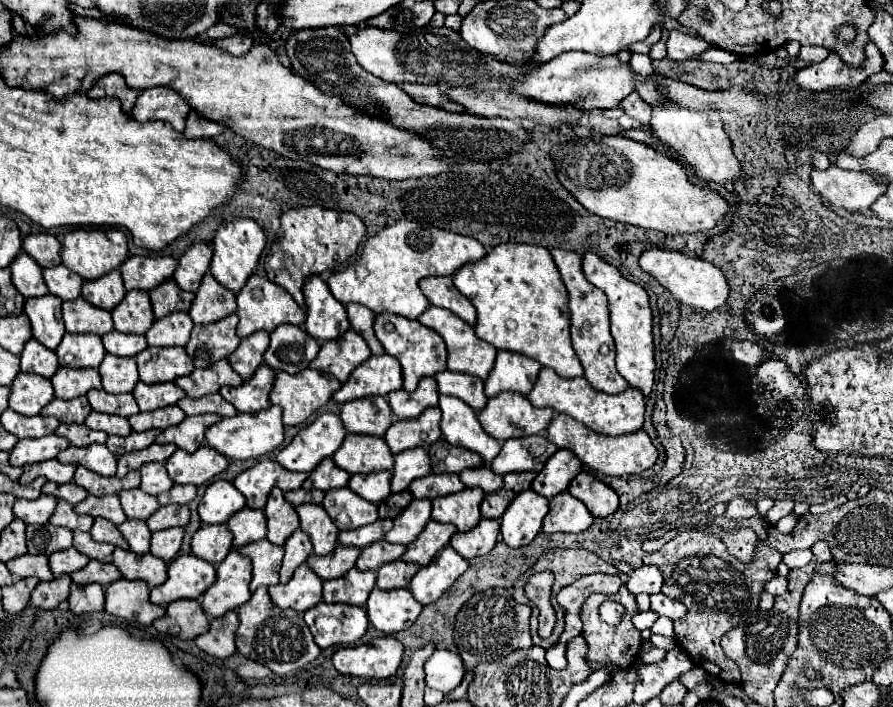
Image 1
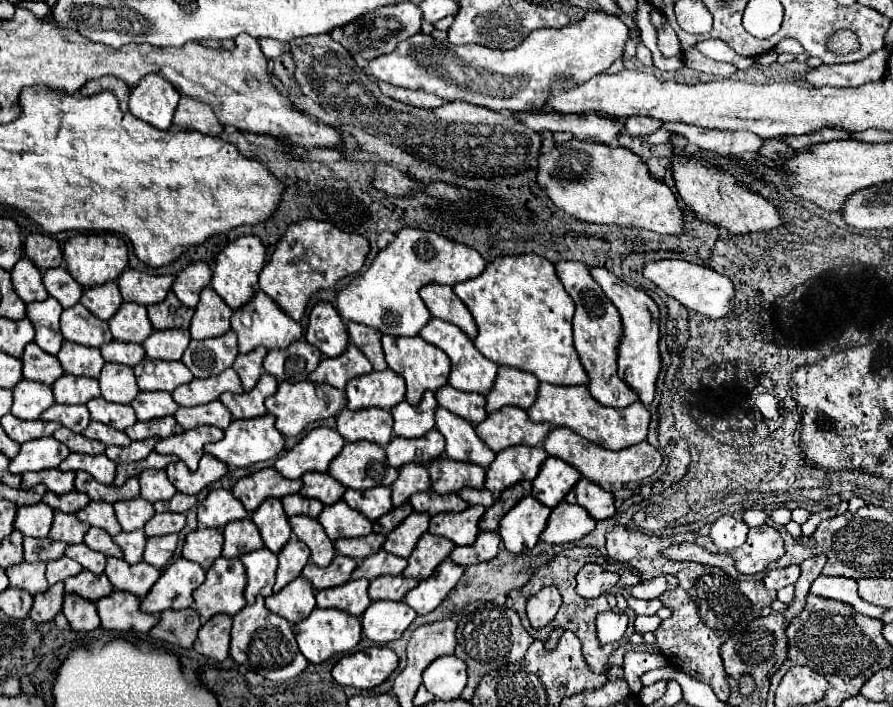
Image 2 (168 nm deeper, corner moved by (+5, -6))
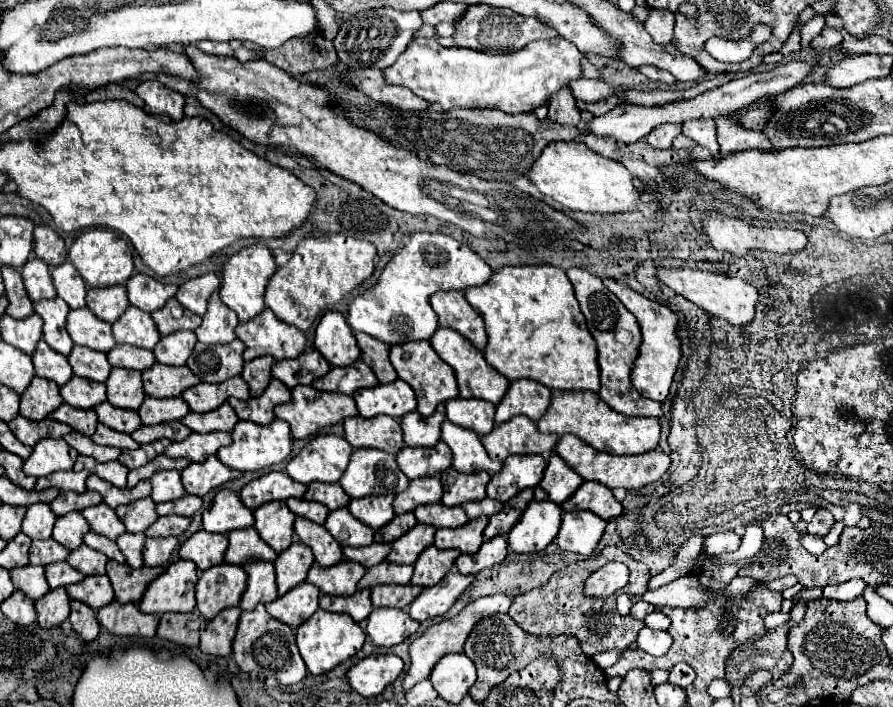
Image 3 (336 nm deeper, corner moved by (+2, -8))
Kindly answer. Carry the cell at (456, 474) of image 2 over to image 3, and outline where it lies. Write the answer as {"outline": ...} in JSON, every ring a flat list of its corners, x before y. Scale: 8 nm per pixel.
{"outline":[[449,467,441,473,443,483,443,505,461,505,465,501,477,501,485,499,485,485,489,483,489,475,485,471,477,473,459,473,457,469]]}

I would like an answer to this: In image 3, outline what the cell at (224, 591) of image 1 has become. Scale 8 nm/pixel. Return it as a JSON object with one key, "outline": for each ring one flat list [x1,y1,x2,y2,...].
{"outline":[[221,563,205,569,195,585,199,613,209,621,227,607,237,607,247,587,247,573,241,565]]}

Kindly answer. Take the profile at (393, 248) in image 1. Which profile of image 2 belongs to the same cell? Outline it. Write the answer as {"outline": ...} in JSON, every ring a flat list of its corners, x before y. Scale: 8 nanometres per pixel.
{"outline":[[402,229,396,241,376,255,368,271,354,277,346,289,338,291,336,309,346,321,362,323,394,337,414,337,432,319,418,291,428,283,456,285,474,279,484,267,486,261,472,247,450,241,434,231]]}

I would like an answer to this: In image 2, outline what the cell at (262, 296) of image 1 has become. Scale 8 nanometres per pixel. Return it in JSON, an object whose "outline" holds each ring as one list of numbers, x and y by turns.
{"outline":[[258,291,252,301,248,301,244,307,234,311,232,315,232,331,238,335,238,347,240,353,250,353,256,347,266,347,266,349,276,349,276,347,288,347,290,343,298,341,302,337,300,325,290,319,266,293]]}

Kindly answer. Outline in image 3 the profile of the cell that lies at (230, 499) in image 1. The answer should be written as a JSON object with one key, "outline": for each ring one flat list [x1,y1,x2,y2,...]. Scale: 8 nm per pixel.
{"outline":[[221,489,213,505,203,511,203,529,209,533,229,533,233,529,245,529,255,523,253,511,247,509,237,493]]}

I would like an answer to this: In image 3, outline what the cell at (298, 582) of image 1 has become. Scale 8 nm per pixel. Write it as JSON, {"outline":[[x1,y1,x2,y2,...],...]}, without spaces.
{"outline":[[299,583,291,591,287,591,283,597,267,603,267,613,289,627,299,627,305,623,315,611,317,611,317,599,319,599,319,589,313,587,311,583]]}

